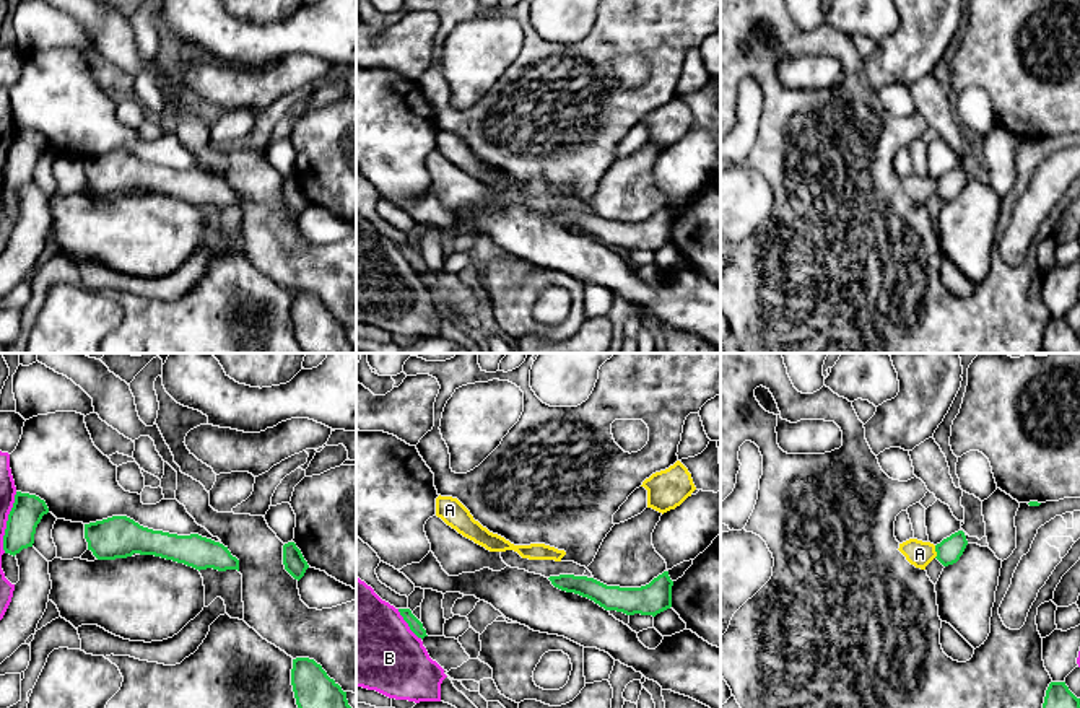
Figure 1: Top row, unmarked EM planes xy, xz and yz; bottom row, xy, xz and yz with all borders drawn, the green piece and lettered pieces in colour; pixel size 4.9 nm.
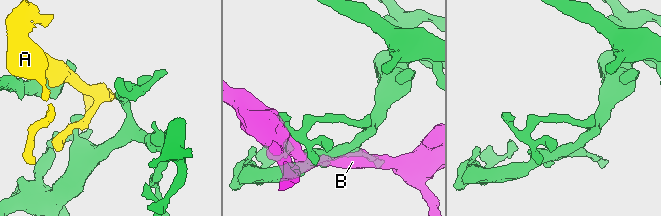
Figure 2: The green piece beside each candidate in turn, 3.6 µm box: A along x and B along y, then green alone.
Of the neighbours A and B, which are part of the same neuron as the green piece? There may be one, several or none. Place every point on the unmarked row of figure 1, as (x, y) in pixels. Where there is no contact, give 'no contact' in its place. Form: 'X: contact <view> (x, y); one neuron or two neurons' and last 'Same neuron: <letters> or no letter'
A: contact yz (936, 186); one neuron
B: contact xz (409, 261); two neurons
Same neuron: A

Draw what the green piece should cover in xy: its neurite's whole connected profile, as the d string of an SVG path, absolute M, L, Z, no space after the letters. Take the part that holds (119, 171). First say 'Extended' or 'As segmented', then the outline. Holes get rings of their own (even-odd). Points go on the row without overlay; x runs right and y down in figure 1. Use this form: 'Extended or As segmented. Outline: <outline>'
As segmented. Outline: M112 151L85 160L88 186L98 195L127 194L133 189L155 190L195 205L237 205L239 195L228 182L198 169L177 171L140 161L127 151Z

